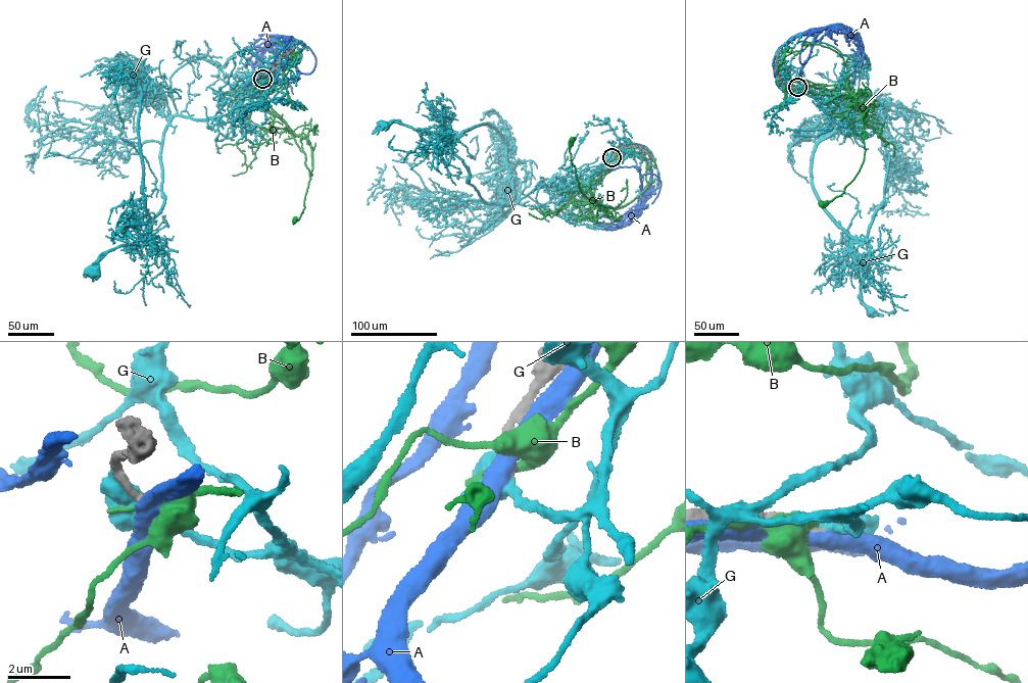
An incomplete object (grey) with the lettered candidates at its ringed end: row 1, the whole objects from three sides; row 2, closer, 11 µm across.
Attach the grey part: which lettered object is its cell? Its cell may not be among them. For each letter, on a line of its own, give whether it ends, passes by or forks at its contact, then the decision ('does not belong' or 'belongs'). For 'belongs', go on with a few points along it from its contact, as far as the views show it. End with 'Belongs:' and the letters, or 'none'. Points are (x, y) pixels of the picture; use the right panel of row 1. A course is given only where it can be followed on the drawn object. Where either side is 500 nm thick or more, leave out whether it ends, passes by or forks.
A: does not belong
B: it passes by | does not belong
G: does not belong
Belongs: none

